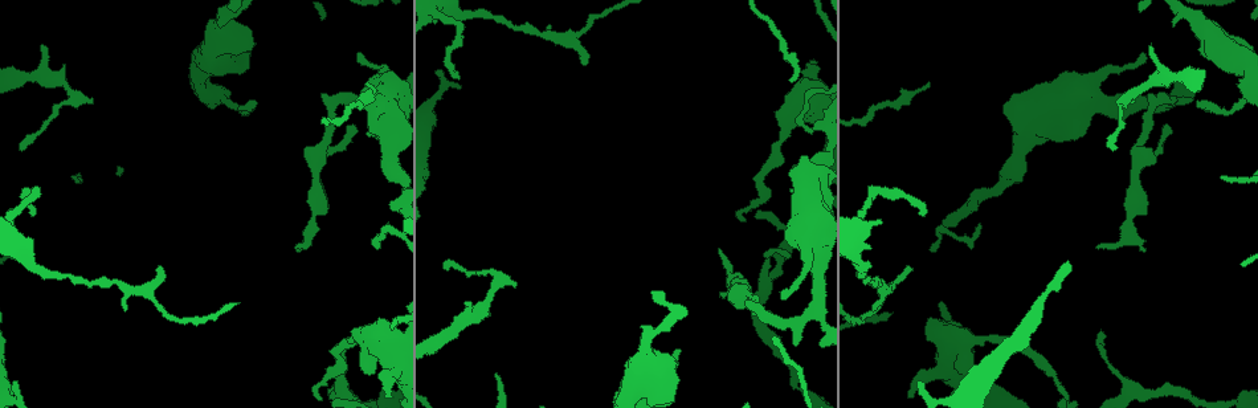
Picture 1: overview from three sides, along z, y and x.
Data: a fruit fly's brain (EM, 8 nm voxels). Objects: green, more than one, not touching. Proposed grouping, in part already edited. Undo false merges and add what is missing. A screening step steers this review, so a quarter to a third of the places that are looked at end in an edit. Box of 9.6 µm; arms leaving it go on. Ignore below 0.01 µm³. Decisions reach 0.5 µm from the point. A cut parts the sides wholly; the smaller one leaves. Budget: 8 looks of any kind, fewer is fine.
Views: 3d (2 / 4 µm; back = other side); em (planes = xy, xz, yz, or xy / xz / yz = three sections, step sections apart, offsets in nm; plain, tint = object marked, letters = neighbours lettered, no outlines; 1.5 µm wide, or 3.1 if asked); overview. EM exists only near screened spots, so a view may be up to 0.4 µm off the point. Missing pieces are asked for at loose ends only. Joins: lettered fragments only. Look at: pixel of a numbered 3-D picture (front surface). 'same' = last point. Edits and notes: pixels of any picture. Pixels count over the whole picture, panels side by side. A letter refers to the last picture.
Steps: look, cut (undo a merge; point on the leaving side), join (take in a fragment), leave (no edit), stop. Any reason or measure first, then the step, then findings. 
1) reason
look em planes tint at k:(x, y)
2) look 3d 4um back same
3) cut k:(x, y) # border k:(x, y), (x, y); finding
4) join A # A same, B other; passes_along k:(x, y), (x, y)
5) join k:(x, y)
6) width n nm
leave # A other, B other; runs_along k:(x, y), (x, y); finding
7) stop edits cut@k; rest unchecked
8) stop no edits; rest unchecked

look em xz step 4 letters at 1:(1151, 43)

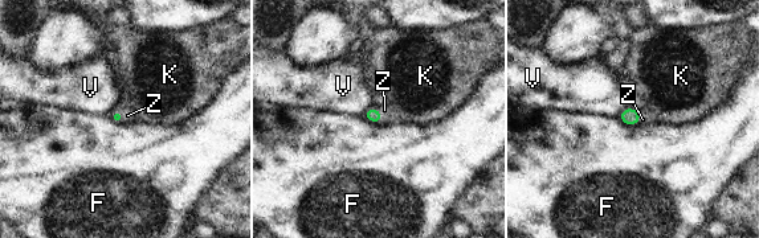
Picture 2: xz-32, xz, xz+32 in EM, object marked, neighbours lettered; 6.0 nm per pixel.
cut it another way
look em planes letters same

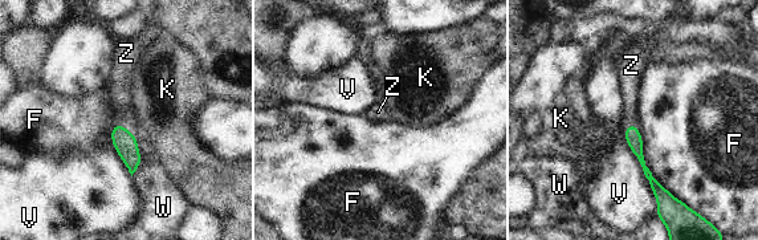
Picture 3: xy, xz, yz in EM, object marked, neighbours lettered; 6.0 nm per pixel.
join 3:(118, 88) # F other, K other, V other, W other, Z same; passes_along 3:(123, 141), (123, 127), (118, 88); the neuron continues

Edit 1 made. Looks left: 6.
redraw
look overview

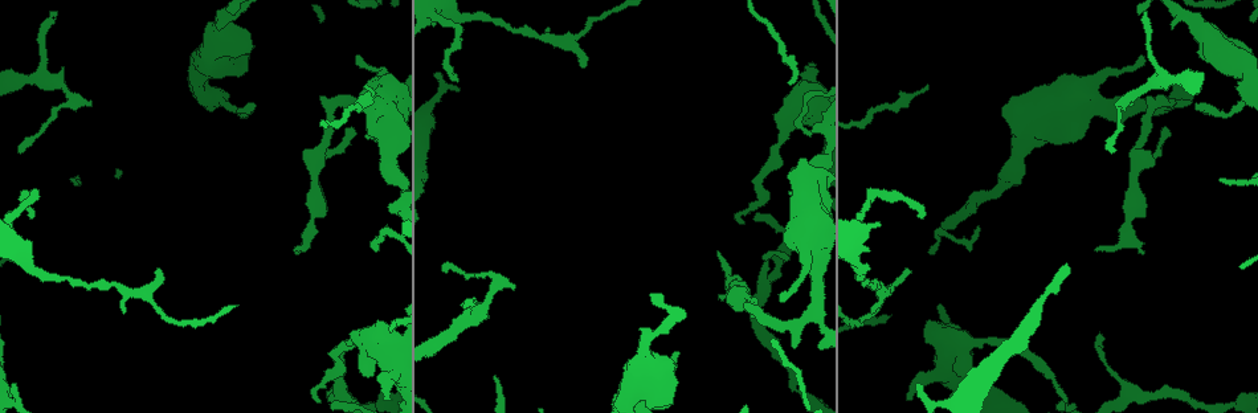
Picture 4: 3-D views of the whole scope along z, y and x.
free end
look em xy step 8 letters at 4:(678, 354)

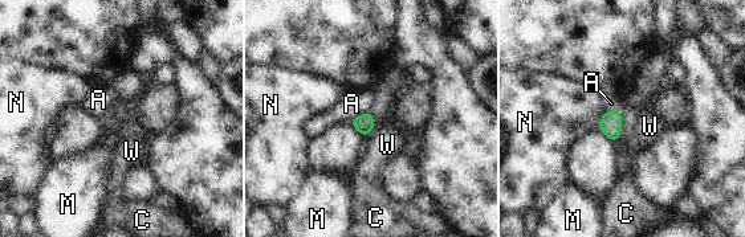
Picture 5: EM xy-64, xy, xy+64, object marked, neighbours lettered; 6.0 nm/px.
width 120 nm
leave # A other, C other, M other, N other, W other; border 5:(374, 127), (365, 137); none of them fits

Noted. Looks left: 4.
branch stops here
look 3d 2um at 4:(1190, 104)

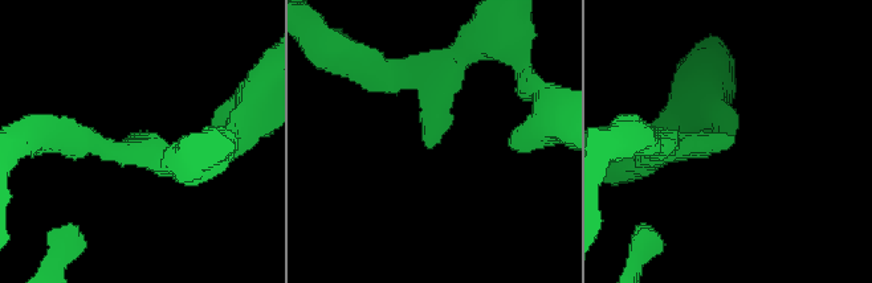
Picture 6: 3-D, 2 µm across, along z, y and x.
look em planes letters at 6:(428, 145)

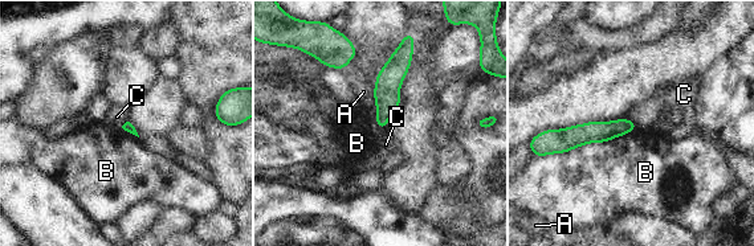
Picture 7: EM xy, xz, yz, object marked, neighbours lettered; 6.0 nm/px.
leave # A other, B other, C other; border 7:(638, 126), (604, 142), (547, 156); no lettered fragment goes on from it

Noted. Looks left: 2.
stop edits join@3; rest unchecked

